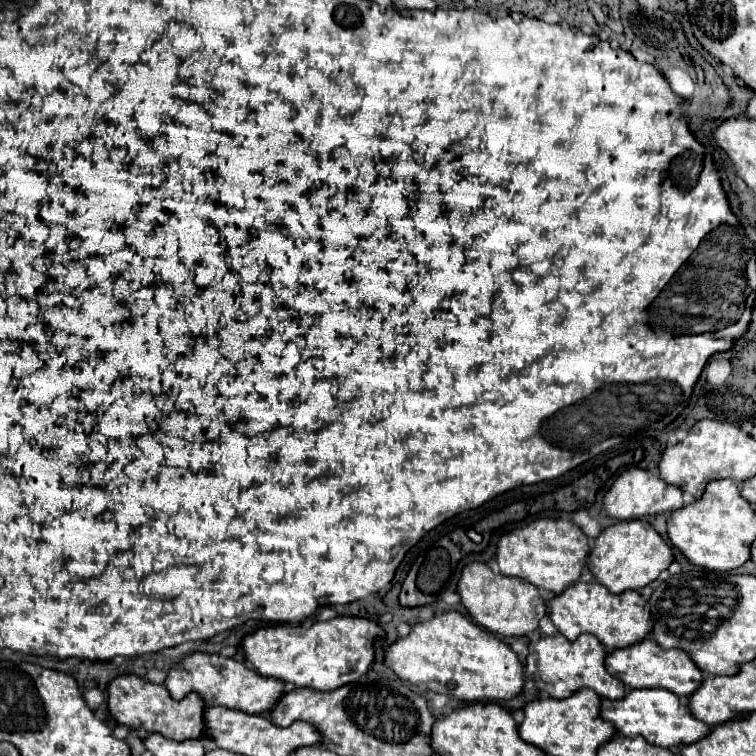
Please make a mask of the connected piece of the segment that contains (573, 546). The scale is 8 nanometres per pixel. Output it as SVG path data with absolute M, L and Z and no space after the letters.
M536 518L500 536L496 546L496 562L504 576L522 578L538 588L560 594L574 584L588 558L588 538L568 518Z

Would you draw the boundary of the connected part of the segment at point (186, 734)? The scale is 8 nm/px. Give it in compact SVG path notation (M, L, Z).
M122 674L108 684L108 712L118 722L132 730L144 728L146 732L160 732L170 740L190 740L198 738L204 730L202 724L202 698L192 692L182 700L172 700L162 684L152 684L134 674Z

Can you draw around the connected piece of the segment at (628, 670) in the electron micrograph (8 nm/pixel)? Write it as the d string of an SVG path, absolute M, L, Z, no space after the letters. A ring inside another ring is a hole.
M644 638L642 642L636 642L626 648L616 648L614 652L606 654L606 670L624 682L626 688L664 688L674 692L676 696L686 696L700 686L702 672L698 666L688 658L684 650L670 650L664 652L654 640Z

